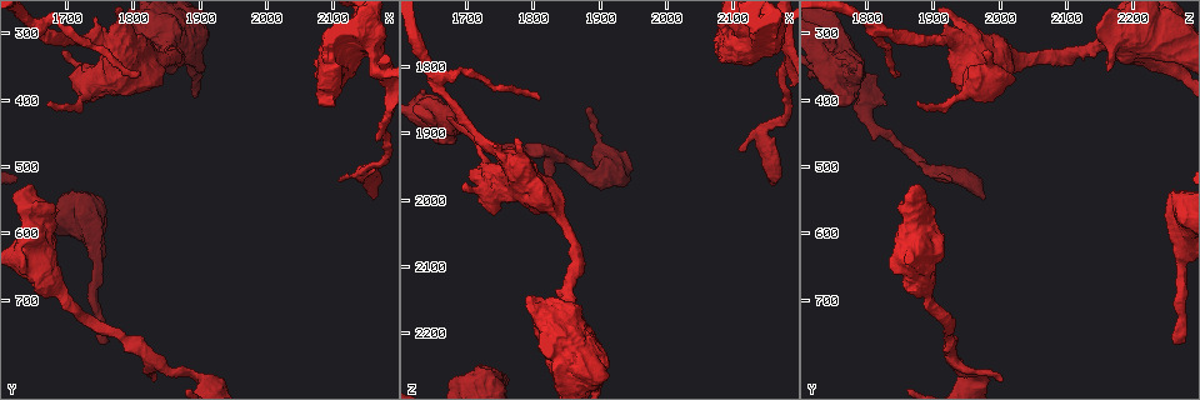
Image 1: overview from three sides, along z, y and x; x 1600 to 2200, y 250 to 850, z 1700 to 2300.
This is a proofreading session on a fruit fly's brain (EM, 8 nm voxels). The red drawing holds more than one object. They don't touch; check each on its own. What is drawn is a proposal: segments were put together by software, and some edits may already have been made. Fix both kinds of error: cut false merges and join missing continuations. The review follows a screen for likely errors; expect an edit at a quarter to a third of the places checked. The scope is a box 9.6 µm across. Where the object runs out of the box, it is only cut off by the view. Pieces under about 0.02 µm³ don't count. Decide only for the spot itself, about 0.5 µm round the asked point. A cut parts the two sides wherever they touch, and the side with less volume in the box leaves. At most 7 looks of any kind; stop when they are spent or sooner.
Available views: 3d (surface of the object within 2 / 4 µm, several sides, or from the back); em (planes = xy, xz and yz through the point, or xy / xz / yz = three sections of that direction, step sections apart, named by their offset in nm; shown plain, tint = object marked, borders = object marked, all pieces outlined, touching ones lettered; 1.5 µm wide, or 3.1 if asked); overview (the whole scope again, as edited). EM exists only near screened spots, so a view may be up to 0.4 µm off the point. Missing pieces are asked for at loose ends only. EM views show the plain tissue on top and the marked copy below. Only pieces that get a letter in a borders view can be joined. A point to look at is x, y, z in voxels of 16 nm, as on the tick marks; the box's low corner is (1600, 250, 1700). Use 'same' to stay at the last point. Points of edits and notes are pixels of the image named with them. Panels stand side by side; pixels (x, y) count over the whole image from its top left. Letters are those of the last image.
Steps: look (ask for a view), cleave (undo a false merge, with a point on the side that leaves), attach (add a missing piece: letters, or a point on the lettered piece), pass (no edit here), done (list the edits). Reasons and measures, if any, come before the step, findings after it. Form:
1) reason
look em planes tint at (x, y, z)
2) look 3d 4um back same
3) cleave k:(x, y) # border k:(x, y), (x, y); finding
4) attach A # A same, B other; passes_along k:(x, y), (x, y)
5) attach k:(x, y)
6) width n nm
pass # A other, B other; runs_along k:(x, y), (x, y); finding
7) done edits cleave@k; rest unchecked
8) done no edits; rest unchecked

calibre changes
look em xy step 8 tint at (1780, 295, 1945)

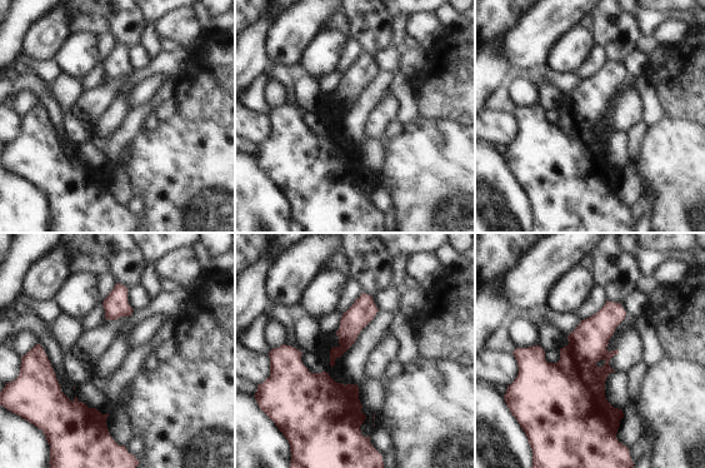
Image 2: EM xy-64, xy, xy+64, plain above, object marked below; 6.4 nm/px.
what lies round it
look em xy step 8 borders same

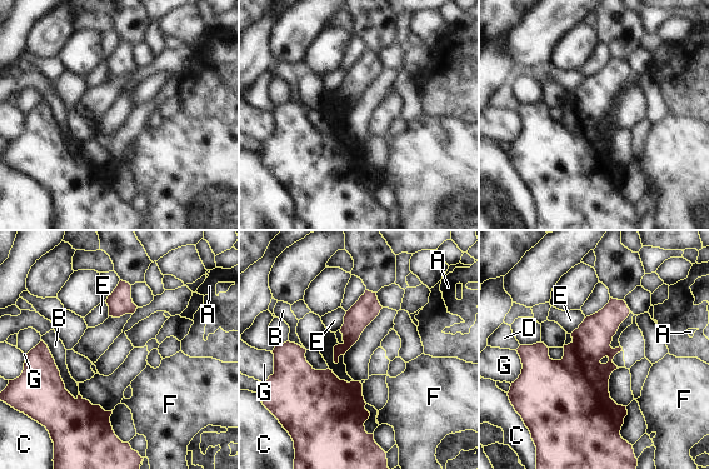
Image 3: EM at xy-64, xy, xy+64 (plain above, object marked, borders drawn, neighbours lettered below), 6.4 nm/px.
longest_contact B 440 nm
pass # A other, B other, C other, D other, E other, F other, G other; border 3:(79, 392), (93, 404), (111, 410); all the same neuron

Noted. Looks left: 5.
three-way junction
look 3d 2um back at (1660, 290, 1815)

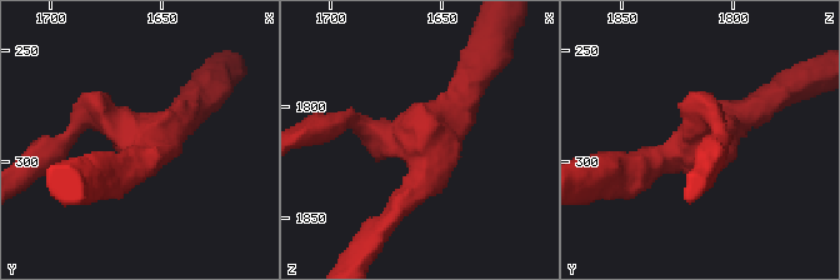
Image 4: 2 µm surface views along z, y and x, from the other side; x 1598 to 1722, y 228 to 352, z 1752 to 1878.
arms 3; arm_widths 200, 220, 240 nm
look em planes tint at (1661, 290, 1816)

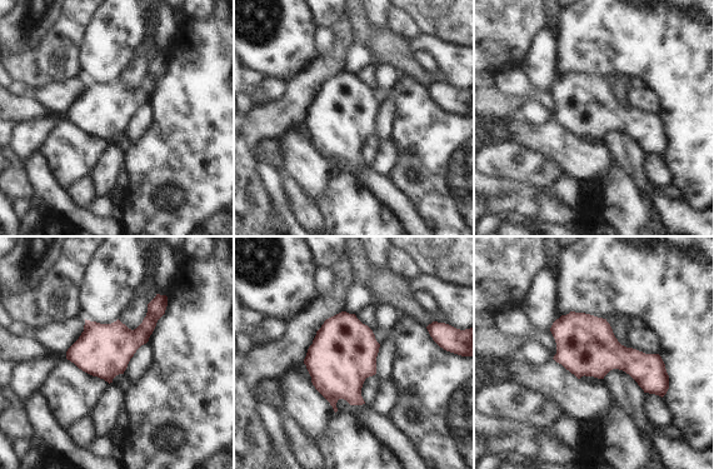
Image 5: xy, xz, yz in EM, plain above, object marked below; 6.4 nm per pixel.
see the neighbours
look em planes borders same

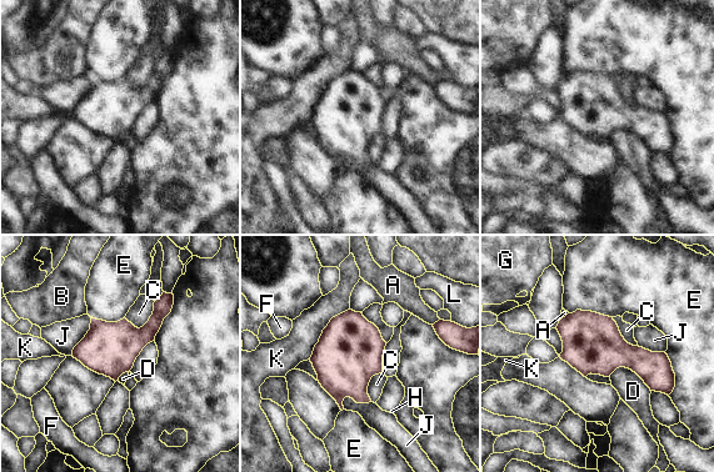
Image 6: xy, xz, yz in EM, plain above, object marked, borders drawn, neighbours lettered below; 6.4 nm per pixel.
pass # A other, B other, C other, D other, E other, F other, G other, H other, J other, K other, L other; border 6:(155, 301), (141, 326), (124, 317); all the same neuron

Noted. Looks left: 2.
an open end
look 3d 4um at (1760, 765, 2260)

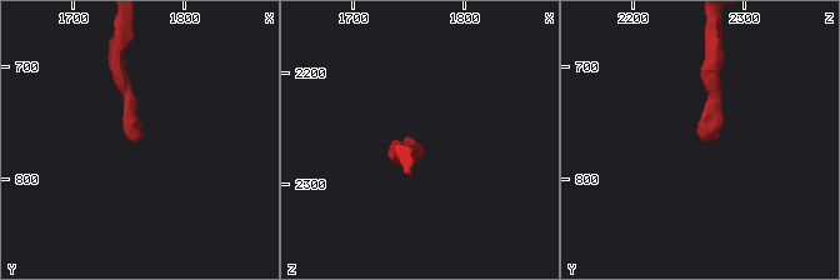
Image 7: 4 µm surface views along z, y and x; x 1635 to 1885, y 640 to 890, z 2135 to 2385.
look em planes borders at (1758, 766, 2262)

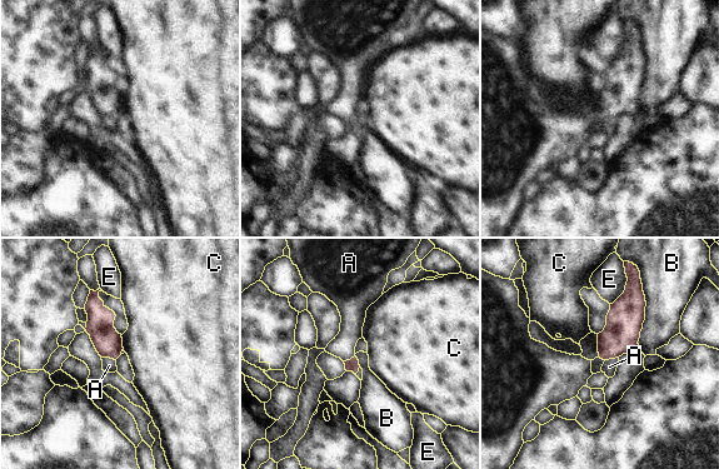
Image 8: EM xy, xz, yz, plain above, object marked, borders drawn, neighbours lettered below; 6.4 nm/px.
pass # A other, B other, C other, E other; none of them fits

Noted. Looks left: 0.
done no edits; rest unchecked

